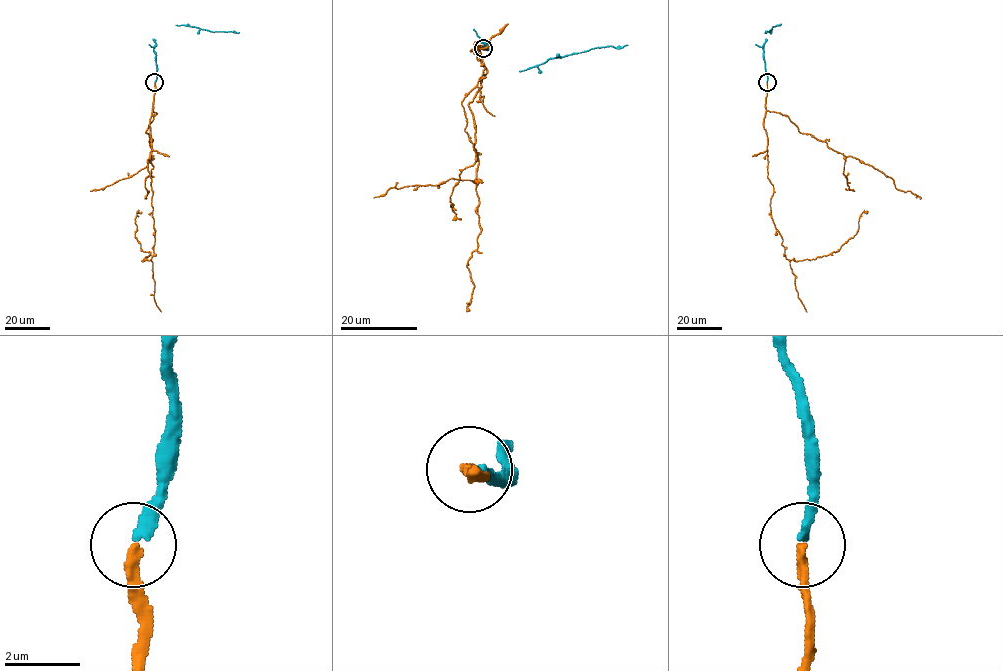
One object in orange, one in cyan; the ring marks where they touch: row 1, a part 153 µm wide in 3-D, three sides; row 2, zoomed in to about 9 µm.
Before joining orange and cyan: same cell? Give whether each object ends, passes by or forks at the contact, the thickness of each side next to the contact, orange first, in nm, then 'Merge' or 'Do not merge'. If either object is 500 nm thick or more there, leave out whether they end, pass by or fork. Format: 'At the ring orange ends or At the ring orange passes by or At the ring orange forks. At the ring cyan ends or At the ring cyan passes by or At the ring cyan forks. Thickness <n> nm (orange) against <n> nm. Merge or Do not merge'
At the ring orange ends. At the ring cyan ends. Thickness 260 nm (orange) against 280 nm. Merge

